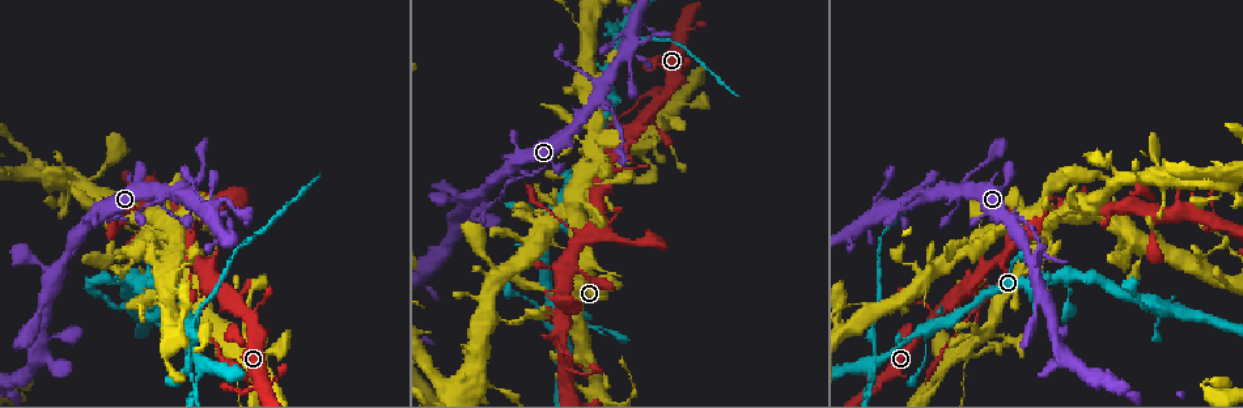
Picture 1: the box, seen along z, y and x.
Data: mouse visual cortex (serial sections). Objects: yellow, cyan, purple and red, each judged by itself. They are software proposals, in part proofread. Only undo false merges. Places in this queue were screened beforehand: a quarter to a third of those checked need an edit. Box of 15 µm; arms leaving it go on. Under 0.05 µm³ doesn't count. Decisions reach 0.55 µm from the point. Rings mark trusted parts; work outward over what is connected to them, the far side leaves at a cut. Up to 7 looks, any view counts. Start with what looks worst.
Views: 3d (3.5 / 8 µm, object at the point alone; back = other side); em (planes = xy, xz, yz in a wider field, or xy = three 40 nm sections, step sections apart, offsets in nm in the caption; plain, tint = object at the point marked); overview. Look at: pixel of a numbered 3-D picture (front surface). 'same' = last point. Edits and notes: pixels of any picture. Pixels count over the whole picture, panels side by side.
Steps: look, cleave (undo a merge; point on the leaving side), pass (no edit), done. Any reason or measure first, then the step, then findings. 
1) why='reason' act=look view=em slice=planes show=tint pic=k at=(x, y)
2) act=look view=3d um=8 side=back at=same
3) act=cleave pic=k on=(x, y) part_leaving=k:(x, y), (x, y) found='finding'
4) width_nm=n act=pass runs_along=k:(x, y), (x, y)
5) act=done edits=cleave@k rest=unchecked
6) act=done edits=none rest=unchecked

why='small branch off a trunk' act=look view=em slice=xy step=5 show=tint pic=1 at=(967, 345)

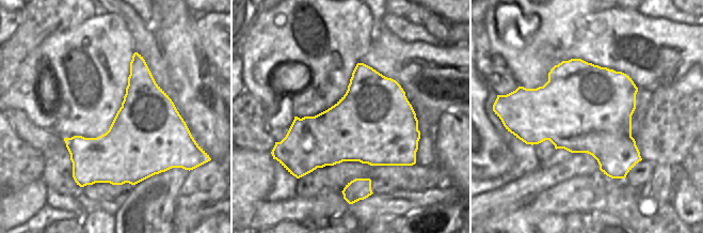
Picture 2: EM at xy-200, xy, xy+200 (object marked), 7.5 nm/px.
why='wider look' act=look view=3d um=3.5 at=same

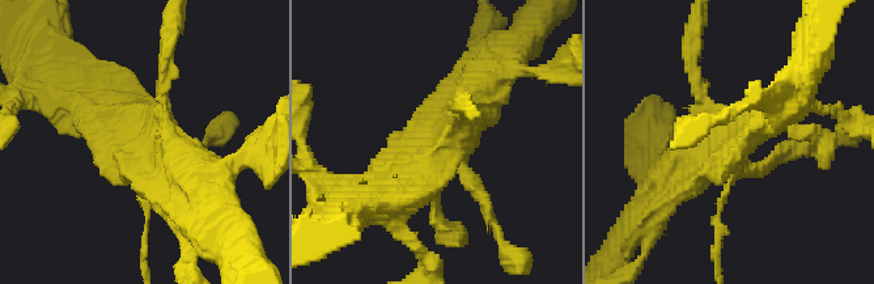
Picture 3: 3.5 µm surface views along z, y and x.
act=pass runs_along=3:(398, 190), (458, 132), (486, 72) found='one cell here'

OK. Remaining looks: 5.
act=look view=3d um=3.5 side=back pic=1 at=(1005, 220)

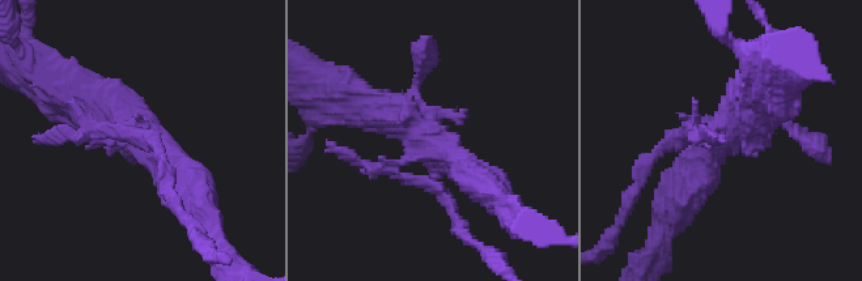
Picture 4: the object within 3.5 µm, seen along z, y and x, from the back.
why='need the tissue' act=look view=em slice=xy step=2 show=tint pic=4 at=(439, 151)

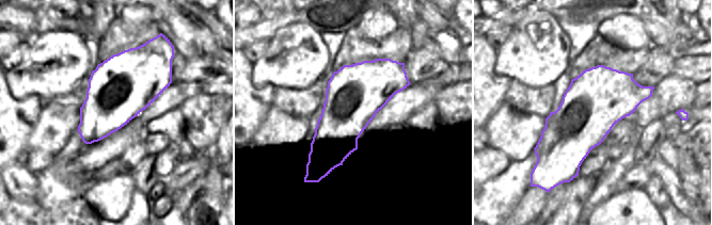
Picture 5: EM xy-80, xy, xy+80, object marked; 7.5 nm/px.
act=cleave pic=4 on=(653, 157) part_leaving=4:(686, 133), (645, 165), (619, 225) found='two cells meet here'

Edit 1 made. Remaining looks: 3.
act=look view=overview

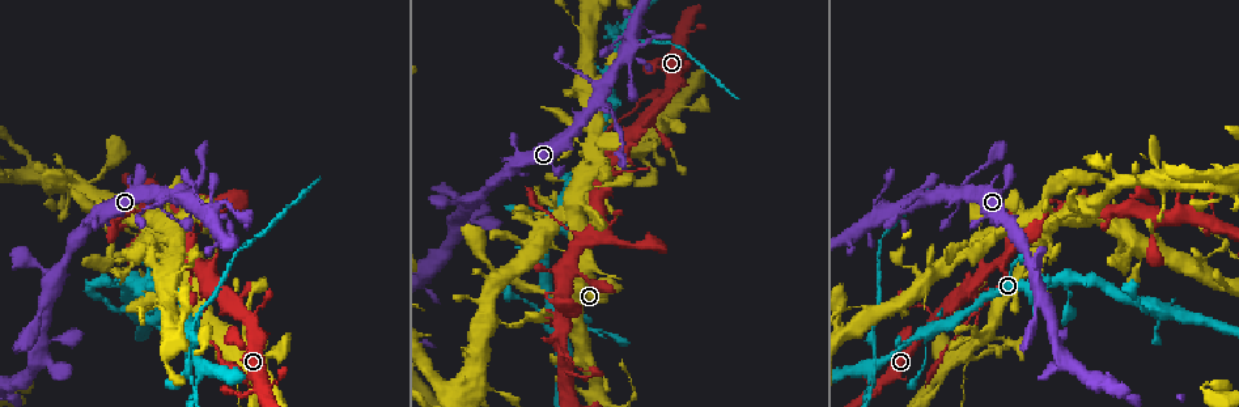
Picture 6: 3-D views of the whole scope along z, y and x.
why='thin neck' act=look view=3d um=3.5 pic=6 at=(471, 389)

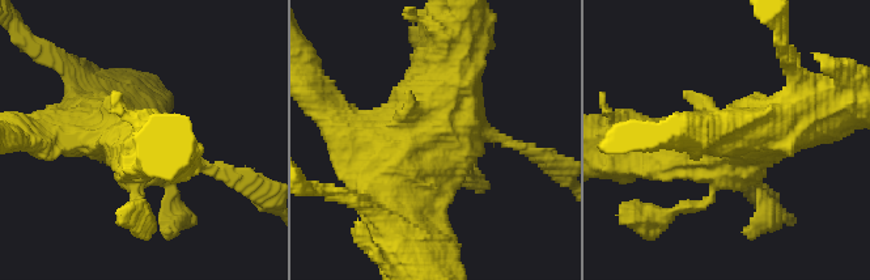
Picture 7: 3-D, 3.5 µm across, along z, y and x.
act=pass runs_along=7:(452, 49), (403, 139), (343, 122) found='continuous, no second cell'

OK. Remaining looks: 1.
act=done edits=cleave@4 rest=unchecked

